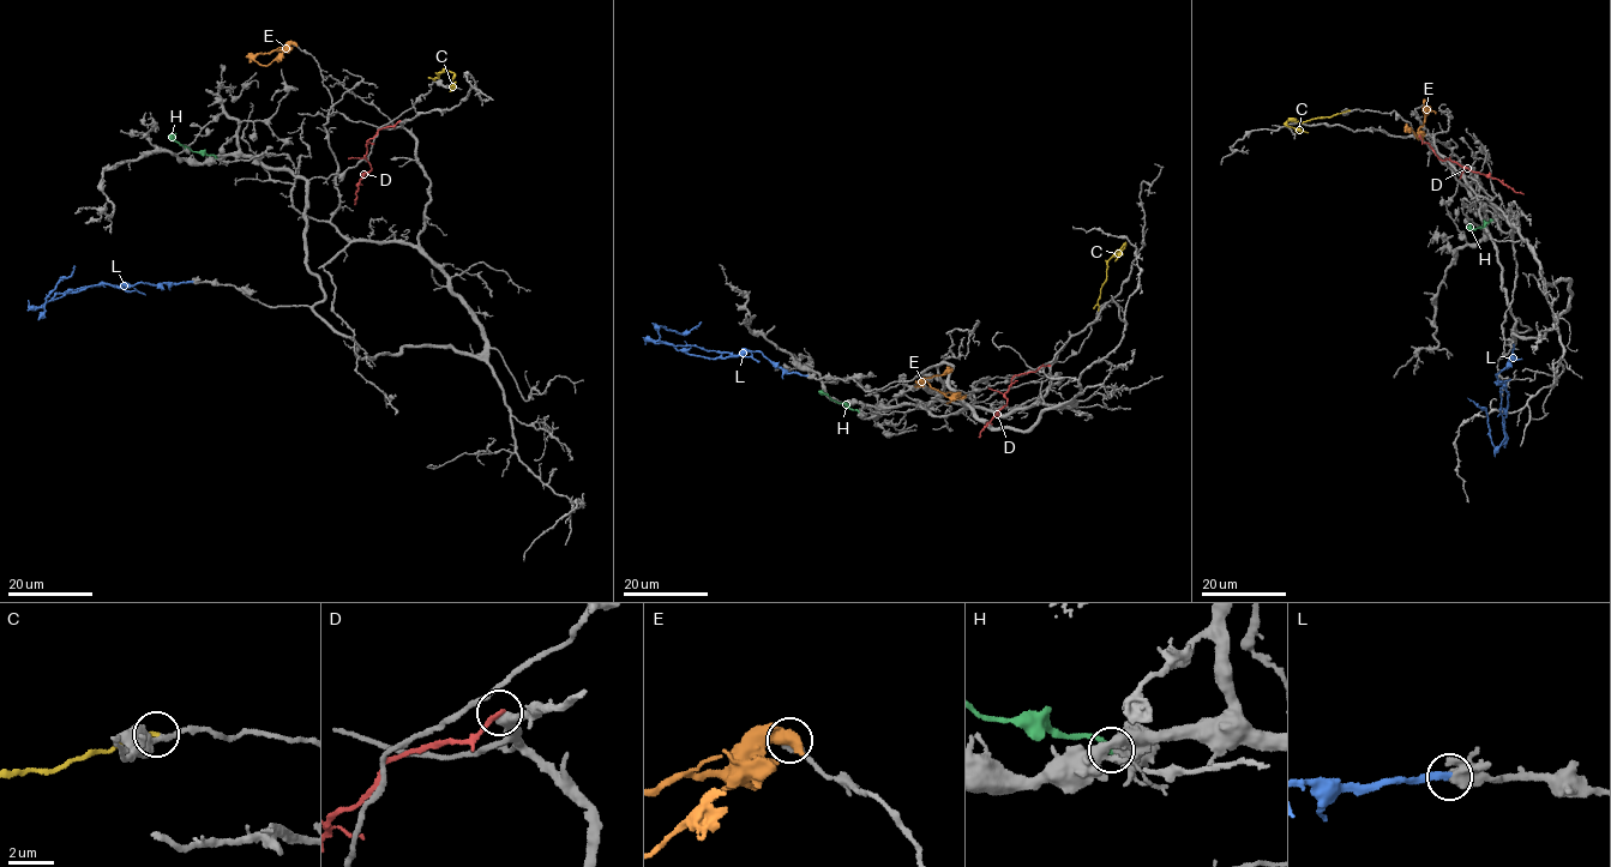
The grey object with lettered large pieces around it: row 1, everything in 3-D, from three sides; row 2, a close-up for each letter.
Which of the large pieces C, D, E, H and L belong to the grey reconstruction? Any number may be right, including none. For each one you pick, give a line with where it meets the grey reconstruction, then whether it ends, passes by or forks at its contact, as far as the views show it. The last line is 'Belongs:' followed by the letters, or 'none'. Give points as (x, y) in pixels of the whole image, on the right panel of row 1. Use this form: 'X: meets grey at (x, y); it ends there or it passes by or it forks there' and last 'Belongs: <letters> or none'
C: meets grey at (1350, 110); it ends there
L: meets grey at (1514, 344); it ends there
Belongs: C, L

